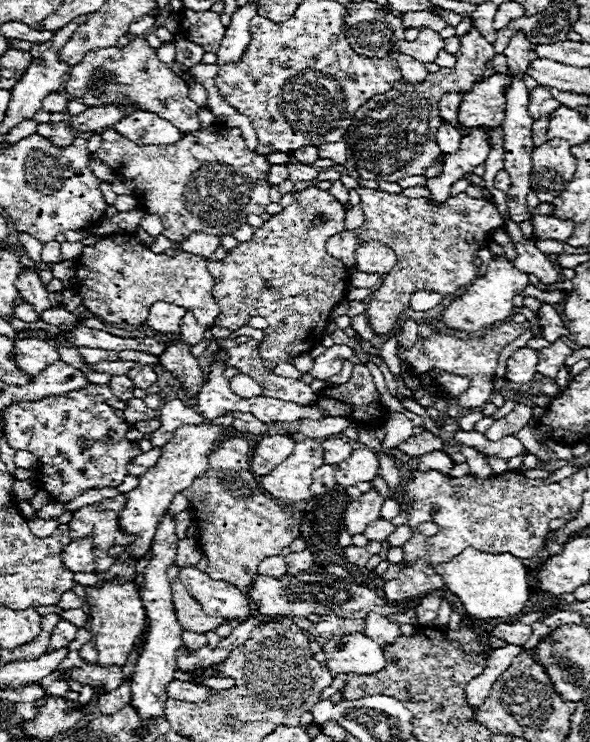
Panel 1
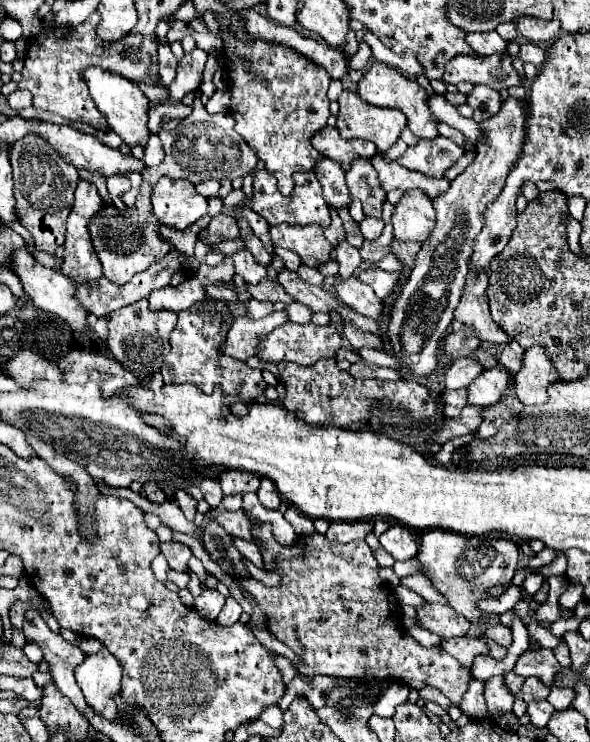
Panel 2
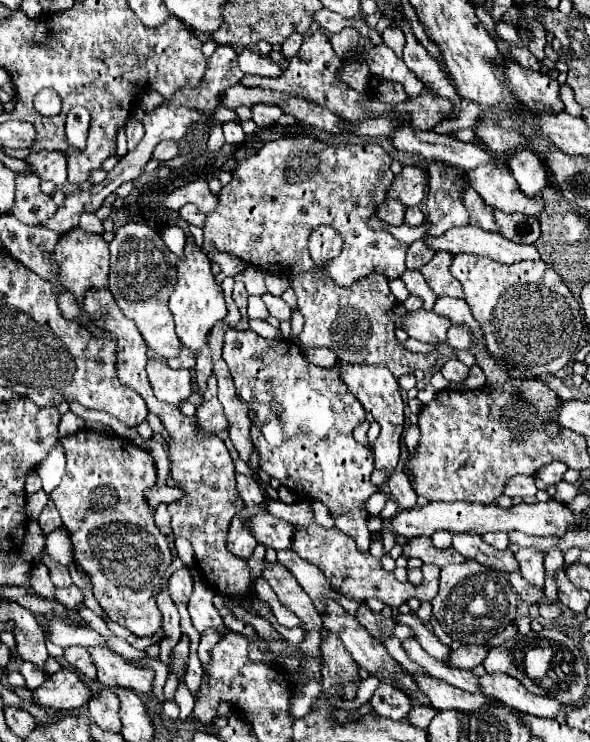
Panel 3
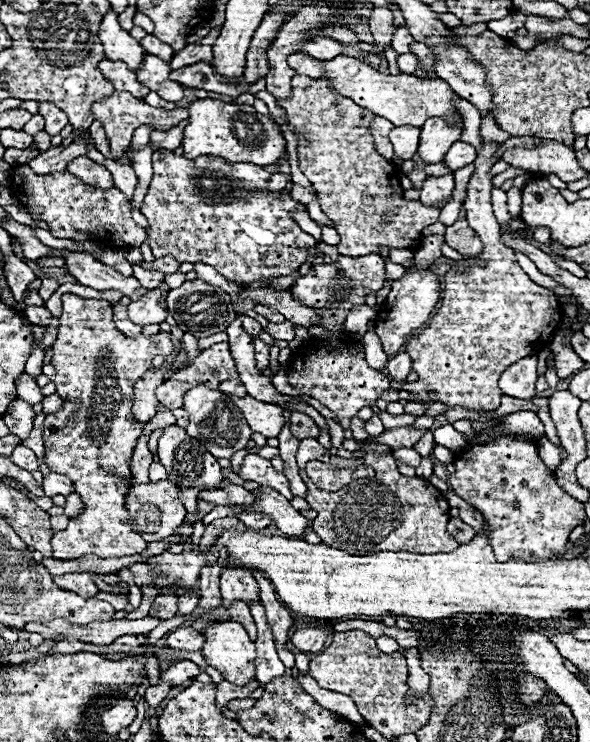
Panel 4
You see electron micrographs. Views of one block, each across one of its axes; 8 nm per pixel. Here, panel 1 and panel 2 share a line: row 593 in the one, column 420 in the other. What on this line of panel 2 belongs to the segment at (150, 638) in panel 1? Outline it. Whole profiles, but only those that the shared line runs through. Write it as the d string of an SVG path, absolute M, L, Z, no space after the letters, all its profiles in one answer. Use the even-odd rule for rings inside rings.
M436 136L432 140L420 140L416 146L408 148L396 162L408 170L442 178L444 172L462 156L464 150L458 144L450 142L444 136Z

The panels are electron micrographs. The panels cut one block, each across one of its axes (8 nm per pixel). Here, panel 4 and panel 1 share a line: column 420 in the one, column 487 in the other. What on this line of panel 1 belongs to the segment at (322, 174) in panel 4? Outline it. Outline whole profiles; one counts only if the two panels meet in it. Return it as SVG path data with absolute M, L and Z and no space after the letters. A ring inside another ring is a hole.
M358 188L360 208L364 210L364 224L358 230L346 230L328 240L328 254L342 258L346 266L356 266L354 250L362 242L378 240L386 242L396 254L396 266L384 276L382 286L372 294L368 302L368 320L376 334L388 334L402 312L410 306L410 296L418 290L434 290L440 294L452 294L476 278L476 266L472 260L480 246L490 242L490 232L502 226L502 216L494 204L470 198L464 192L448 198L442 206L426 206L426 198L392 196L382 190Z

